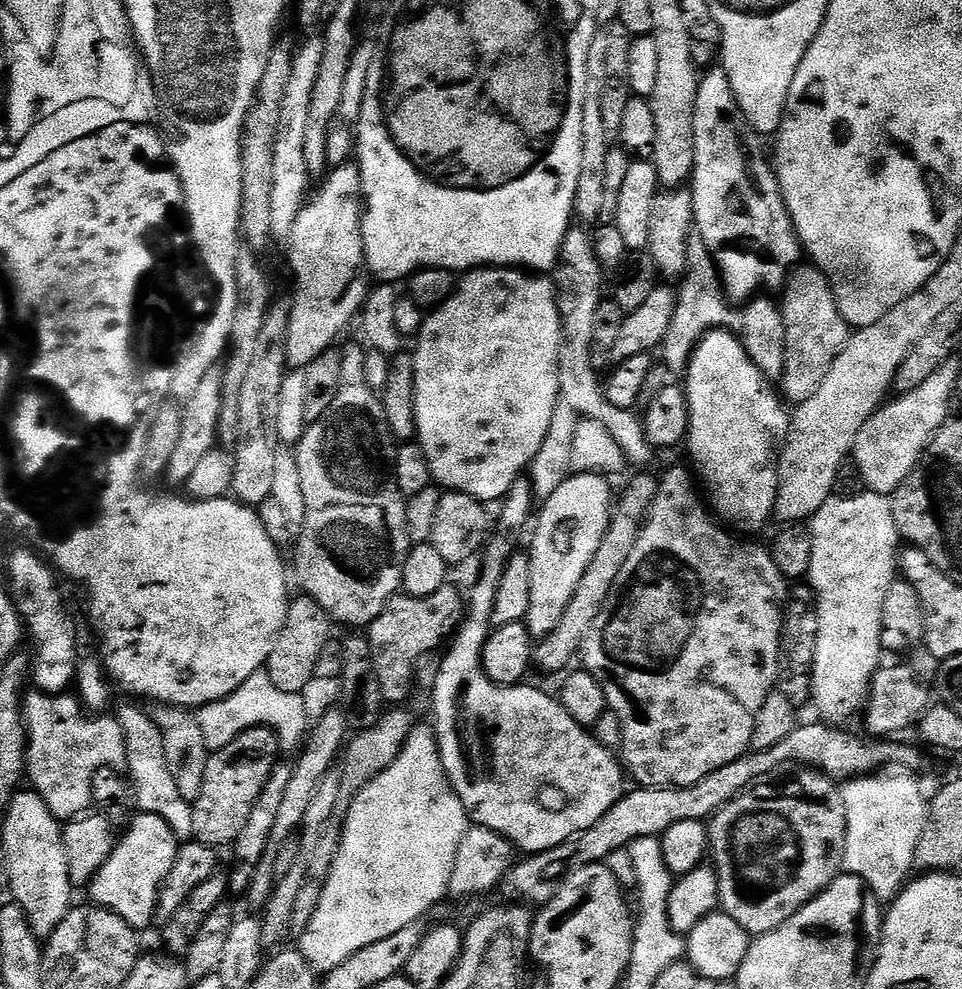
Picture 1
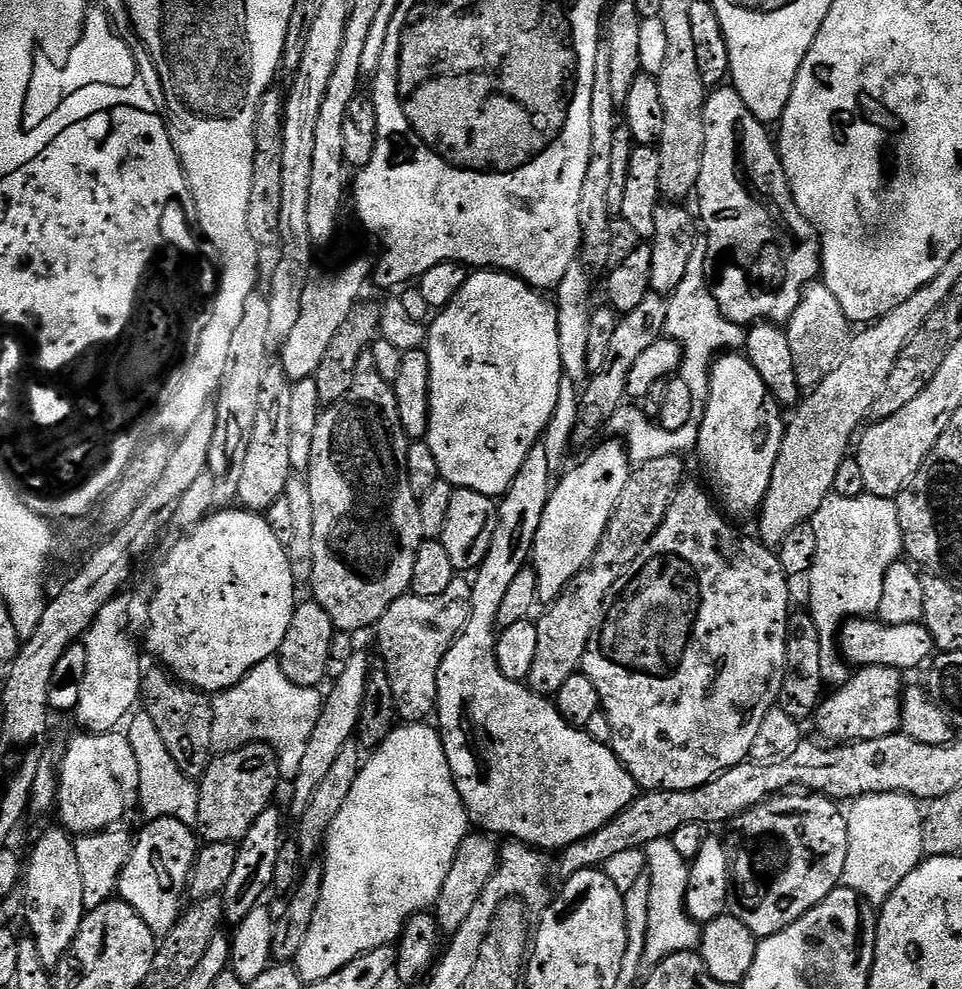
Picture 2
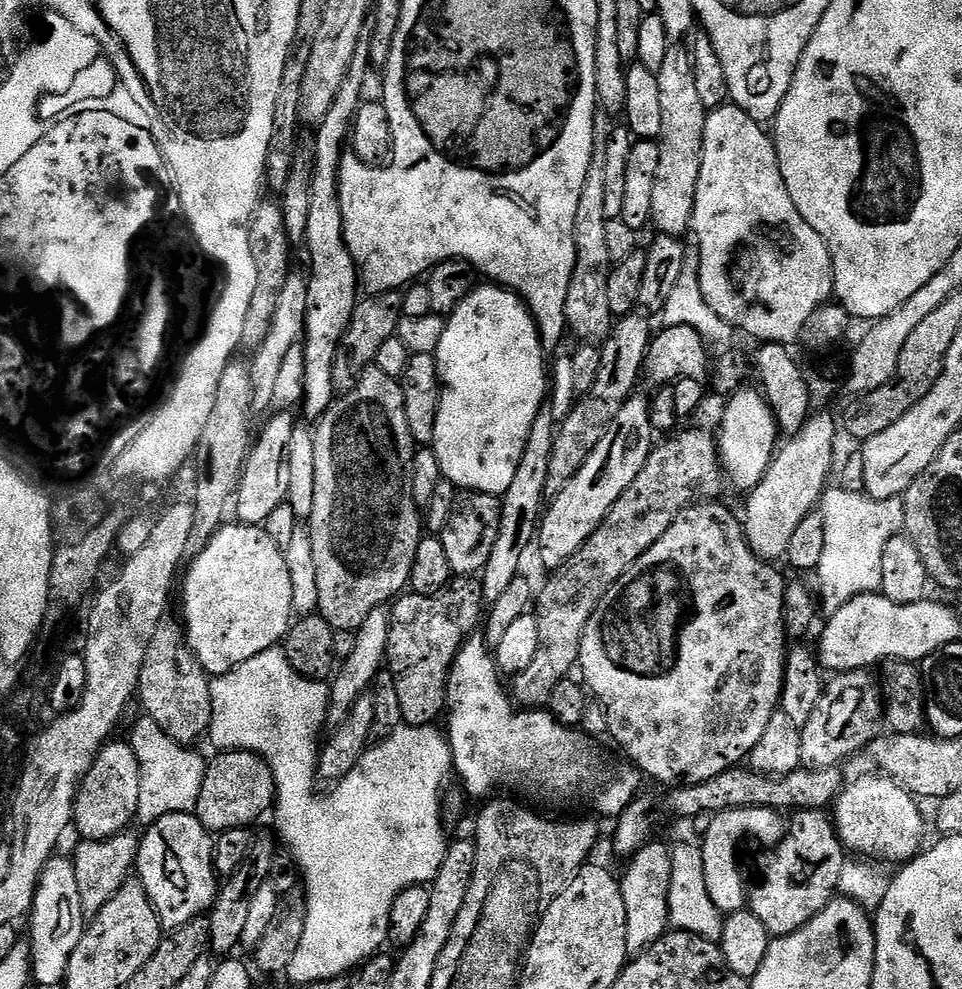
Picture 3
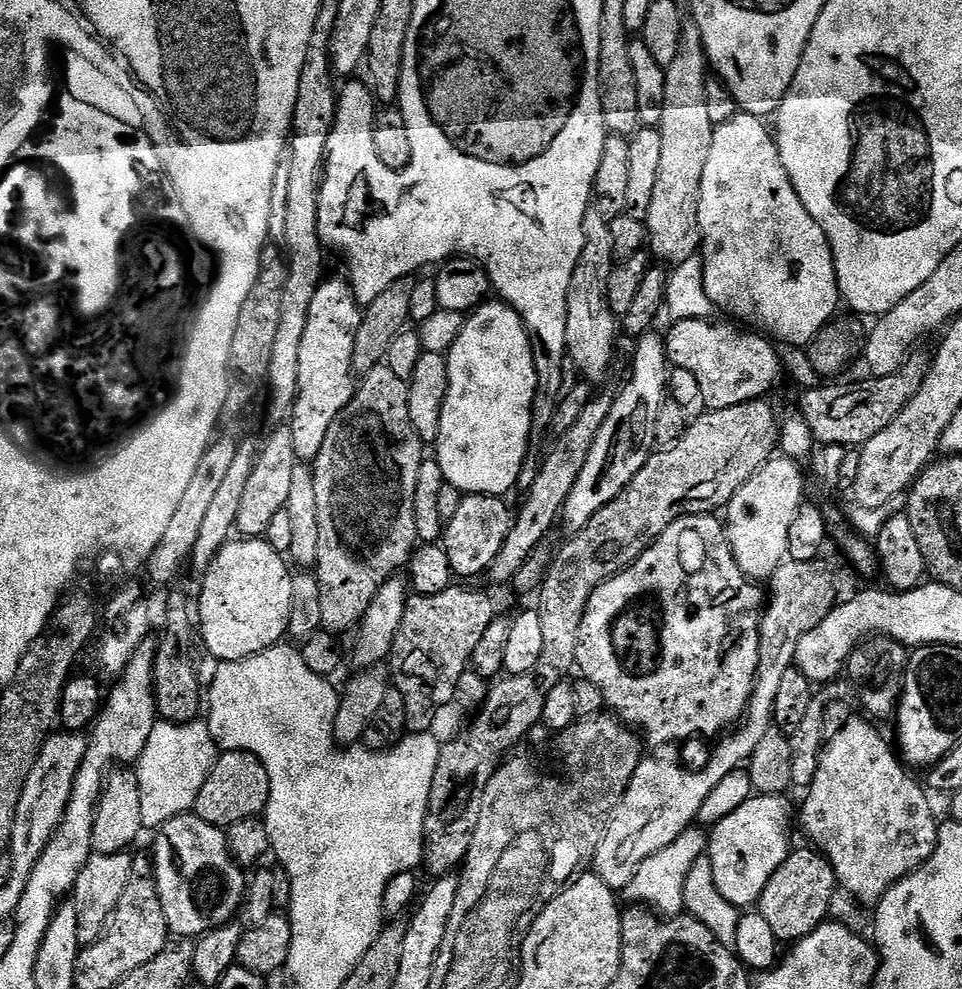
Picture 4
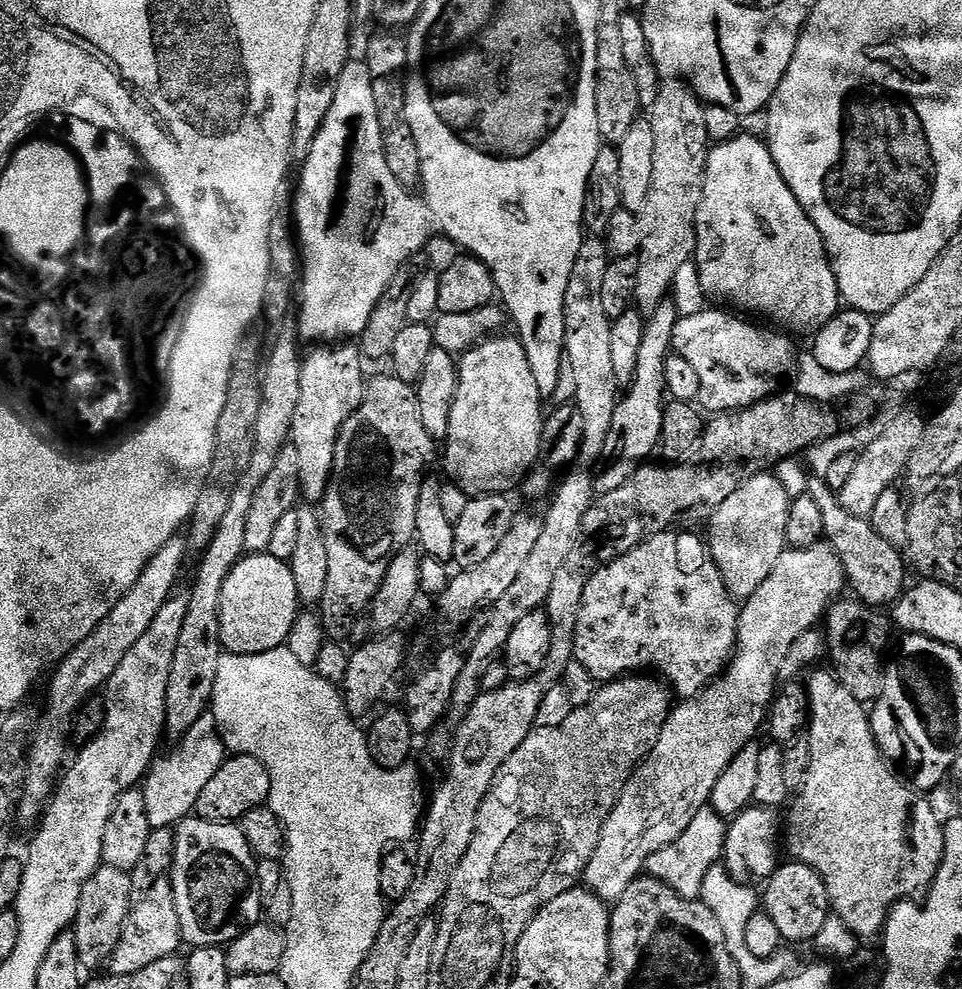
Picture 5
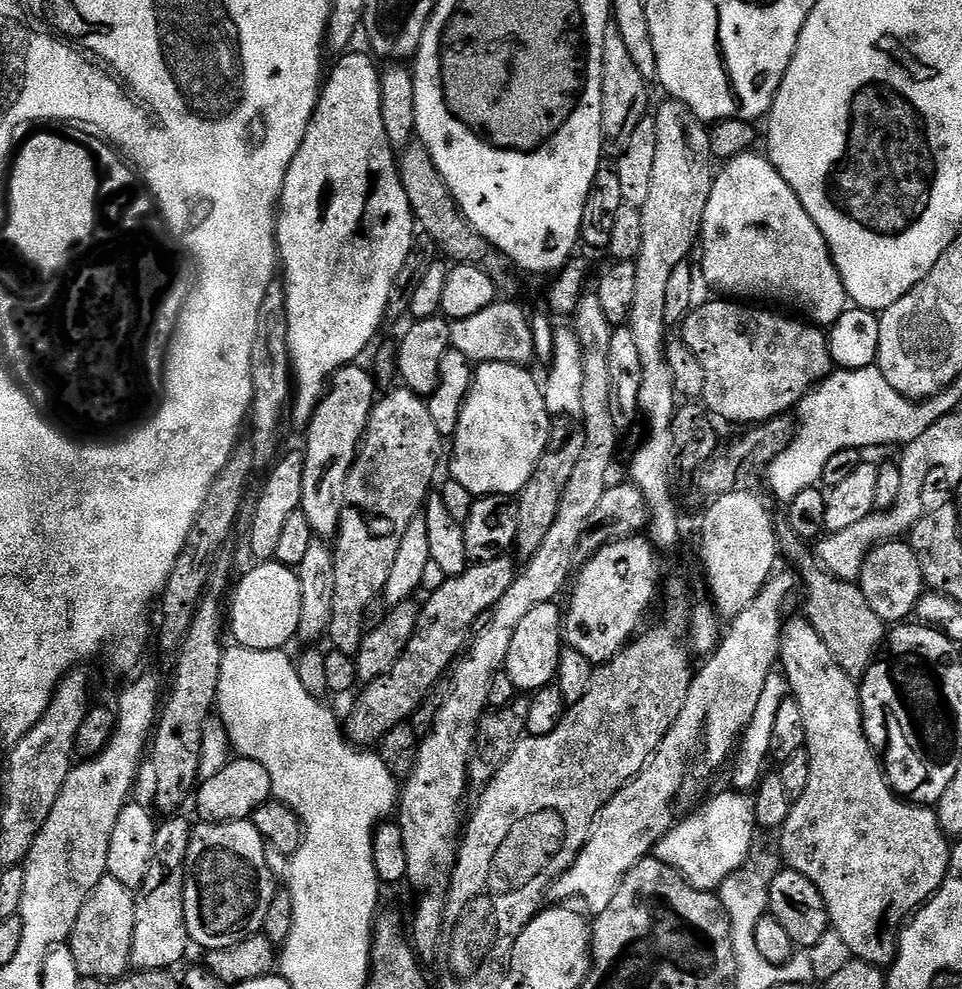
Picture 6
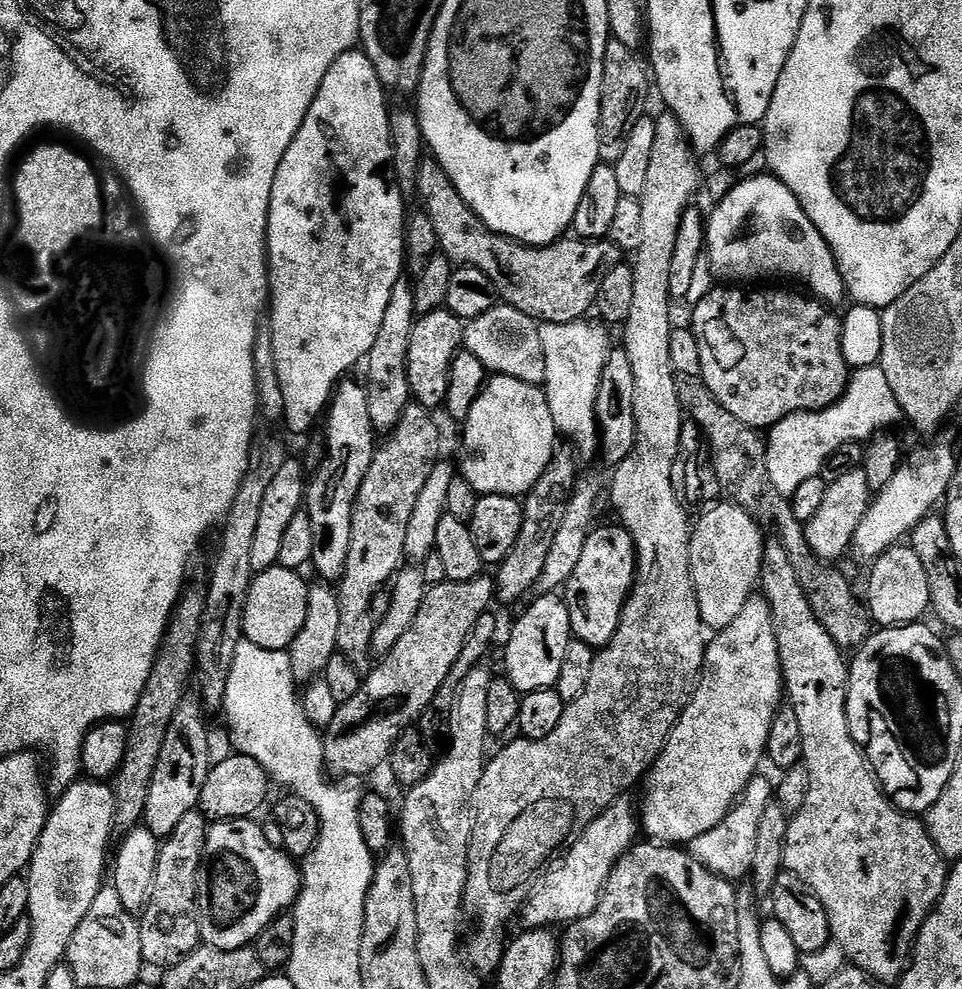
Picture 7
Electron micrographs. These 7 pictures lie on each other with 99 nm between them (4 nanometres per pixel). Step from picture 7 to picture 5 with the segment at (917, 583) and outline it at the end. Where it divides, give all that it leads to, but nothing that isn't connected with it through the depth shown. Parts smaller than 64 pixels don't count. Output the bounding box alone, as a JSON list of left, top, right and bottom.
[806,475,908,610]

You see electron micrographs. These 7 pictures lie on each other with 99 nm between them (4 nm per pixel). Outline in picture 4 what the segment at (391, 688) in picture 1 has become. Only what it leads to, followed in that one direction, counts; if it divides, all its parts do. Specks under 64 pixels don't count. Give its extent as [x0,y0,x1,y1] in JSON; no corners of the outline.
[390,586,496,732]

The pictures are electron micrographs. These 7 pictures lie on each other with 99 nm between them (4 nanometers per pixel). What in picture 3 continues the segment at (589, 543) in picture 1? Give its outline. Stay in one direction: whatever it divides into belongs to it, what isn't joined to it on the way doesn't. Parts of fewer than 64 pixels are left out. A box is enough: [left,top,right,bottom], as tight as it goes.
[538,394,654,570]

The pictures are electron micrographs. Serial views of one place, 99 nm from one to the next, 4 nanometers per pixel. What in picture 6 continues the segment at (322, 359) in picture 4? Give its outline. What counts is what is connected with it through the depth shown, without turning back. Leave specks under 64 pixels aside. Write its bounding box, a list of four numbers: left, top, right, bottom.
[300,362,378,538]

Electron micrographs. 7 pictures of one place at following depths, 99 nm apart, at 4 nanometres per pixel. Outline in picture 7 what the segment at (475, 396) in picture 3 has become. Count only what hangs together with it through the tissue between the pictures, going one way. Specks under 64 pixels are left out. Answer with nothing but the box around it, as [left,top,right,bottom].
[458,375,558,496]

